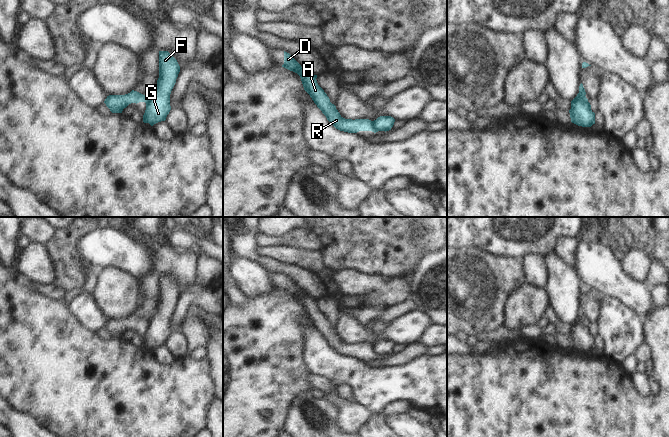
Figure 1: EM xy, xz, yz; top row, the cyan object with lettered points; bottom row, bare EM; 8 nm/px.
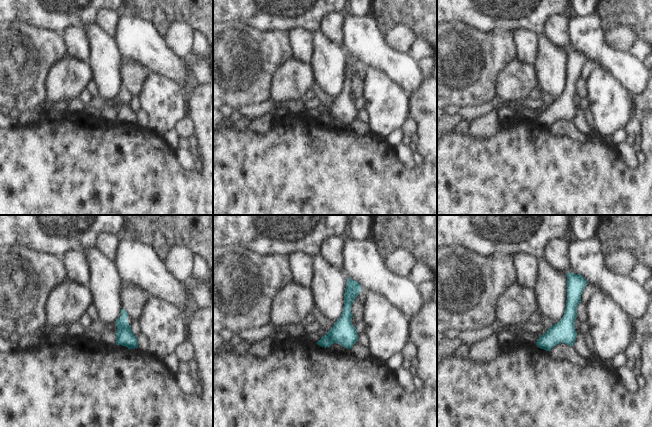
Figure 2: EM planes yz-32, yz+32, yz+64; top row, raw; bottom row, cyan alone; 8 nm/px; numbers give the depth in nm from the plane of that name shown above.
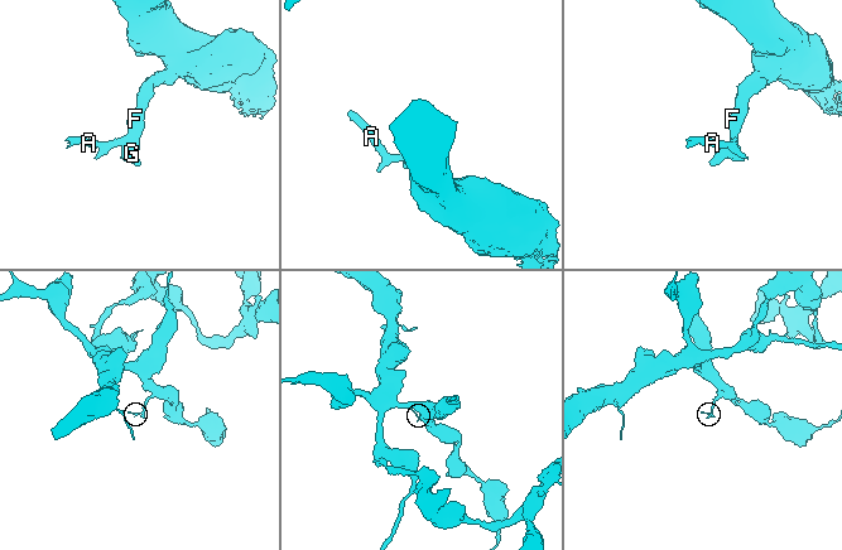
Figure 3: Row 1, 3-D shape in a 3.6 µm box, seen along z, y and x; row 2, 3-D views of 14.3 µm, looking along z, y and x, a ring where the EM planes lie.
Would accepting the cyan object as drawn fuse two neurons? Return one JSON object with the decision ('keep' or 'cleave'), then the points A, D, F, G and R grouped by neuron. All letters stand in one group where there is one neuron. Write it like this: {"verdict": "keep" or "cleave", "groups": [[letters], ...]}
{"verdict": "cleave", "groups": [["A", "D", "R"], ["F", "G"]]}

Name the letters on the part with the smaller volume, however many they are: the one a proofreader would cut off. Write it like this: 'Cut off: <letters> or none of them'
Cut off: A, D, R

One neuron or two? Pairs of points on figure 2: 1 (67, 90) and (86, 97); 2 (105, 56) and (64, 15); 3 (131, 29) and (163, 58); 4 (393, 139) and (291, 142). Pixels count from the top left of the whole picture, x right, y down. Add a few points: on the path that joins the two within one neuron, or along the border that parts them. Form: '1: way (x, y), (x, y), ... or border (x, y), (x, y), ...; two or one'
1: border (86, 88), (78, 96); two
2: border (95, 22), (84, 28); two
3: way (139, 37), (155, 53); one
4: border (385, 139), (393, 148); two

